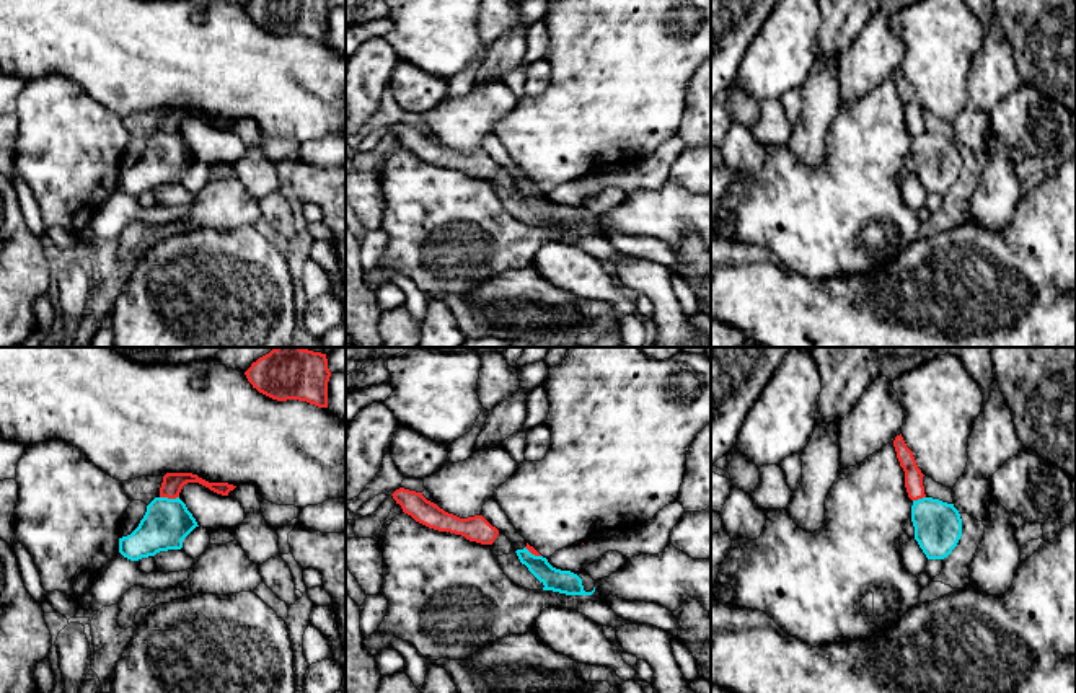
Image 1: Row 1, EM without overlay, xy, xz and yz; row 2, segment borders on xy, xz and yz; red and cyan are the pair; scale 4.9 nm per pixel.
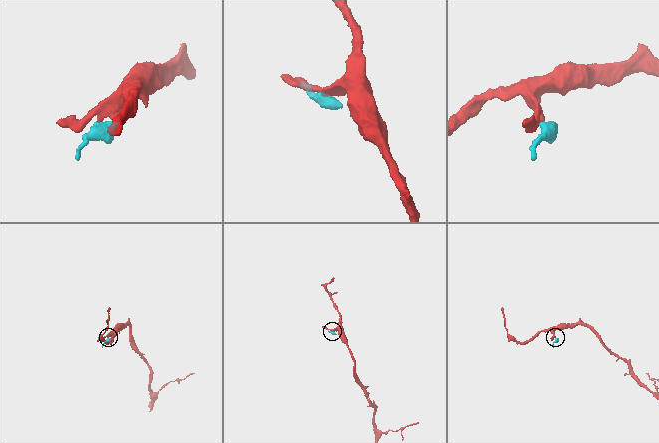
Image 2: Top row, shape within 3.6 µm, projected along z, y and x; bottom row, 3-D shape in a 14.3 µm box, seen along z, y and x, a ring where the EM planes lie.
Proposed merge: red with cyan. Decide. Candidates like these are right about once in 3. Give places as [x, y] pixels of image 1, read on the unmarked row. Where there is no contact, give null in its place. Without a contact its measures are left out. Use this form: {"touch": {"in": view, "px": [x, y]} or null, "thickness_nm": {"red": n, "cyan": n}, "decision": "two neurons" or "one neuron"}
{"touch": {"in": "xy", "px": [170, 132]}, "thickness_nm": {"red": 100, "cyan": 240}, "decision": "two neurons"}

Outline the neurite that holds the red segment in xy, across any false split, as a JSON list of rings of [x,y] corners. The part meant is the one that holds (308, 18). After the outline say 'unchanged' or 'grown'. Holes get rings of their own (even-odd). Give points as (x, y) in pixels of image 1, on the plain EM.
[[[251,0],[245,10],[253,23],[272,34],[328,42],[328,0]]] | unchanged

